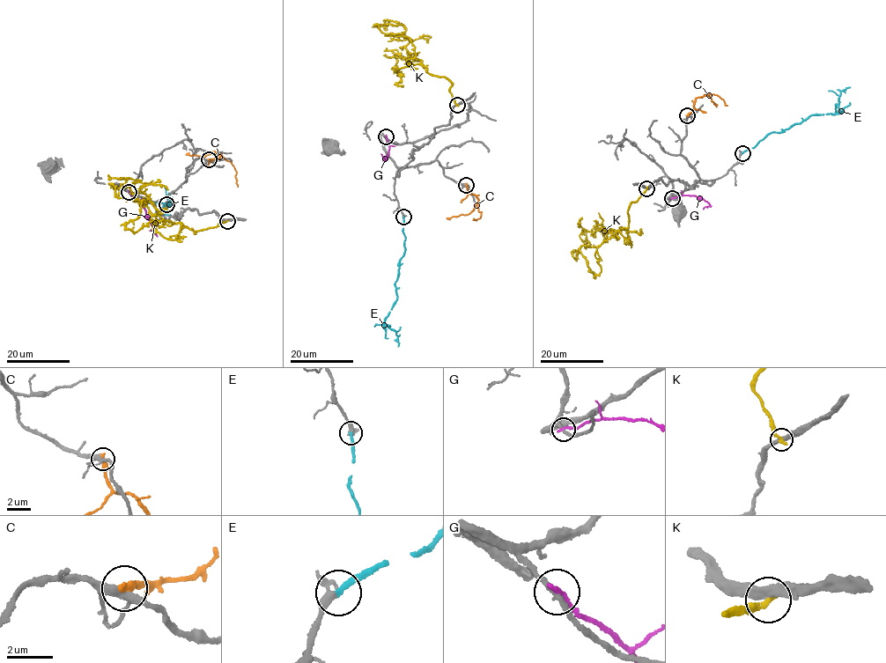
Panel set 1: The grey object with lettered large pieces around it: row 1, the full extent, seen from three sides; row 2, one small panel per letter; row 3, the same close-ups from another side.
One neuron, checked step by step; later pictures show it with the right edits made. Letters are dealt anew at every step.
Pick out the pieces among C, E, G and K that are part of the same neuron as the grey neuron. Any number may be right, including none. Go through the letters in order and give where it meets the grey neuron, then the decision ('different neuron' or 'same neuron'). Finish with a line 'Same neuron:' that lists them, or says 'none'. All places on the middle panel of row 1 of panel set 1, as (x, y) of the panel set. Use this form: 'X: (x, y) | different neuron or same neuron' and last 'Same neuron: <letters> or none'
C: (466, 185) | different neuron
E: (403, 217) | same neuron
G: (386, 136) | different neuron
K: (457, 105) | different neuron
Same neuron: E

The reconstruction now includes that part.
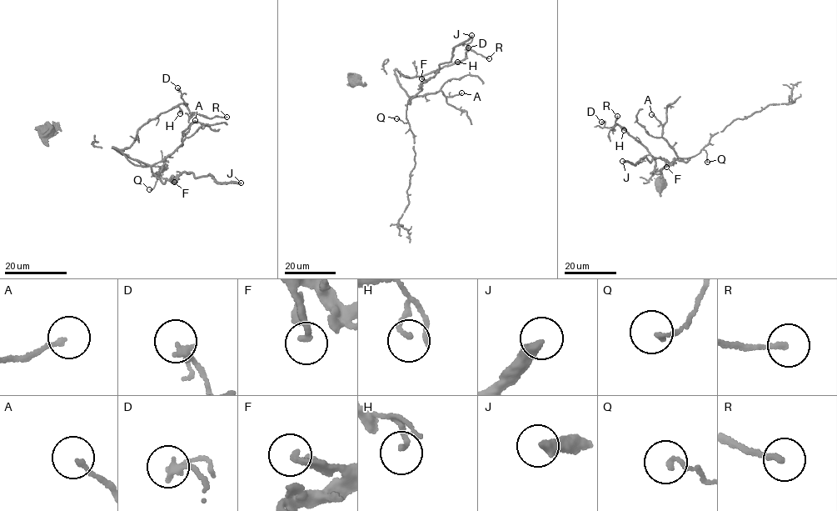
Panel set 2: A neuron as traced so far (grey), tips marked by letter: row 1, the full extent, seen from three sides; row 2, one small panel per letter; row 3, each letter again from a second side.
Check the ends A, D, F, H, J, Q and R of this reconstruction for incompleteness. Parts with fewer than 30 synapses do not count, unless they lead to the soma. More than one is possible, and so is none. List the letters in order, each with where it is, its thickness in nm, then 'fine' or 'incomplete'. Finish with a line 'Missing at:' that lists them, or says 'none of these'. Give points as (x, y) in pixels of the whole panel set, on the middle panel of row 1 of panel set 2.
A: at (461, 92); 130 nm thick; fine
D: at (468, 47); 170 nm thick; fine
F: at (421, 78); 280 nm thick; fine
H: at (457, 62); 130 nm thick; fine
J: at (471, 35); 360 nm thick; incomplete
Q: at (396, 118); 150 nm thick; fine
R: at (489, 58); 180 nm thick; fine
Missing at: J

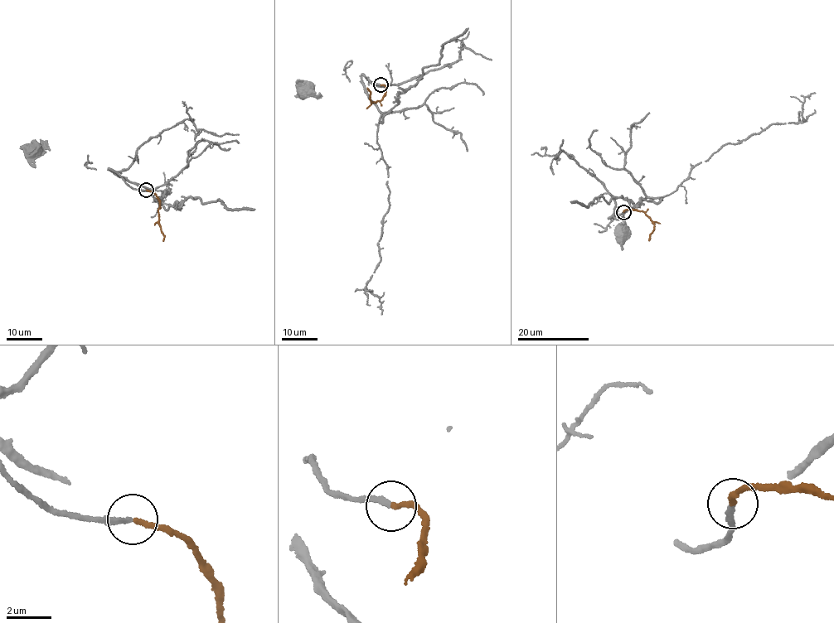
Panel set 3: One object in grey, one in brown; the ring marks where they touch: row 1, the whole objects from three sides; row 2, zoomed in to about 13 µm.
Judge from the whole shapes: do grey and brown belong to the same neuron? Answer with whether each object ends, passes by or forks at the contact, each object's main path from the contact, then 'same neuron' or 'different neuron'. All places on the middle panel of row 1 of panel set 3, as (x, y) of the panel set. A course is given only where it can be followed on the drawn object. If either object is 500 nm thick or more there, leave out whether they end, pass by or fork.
grey ends | brown ends | grey via (380, 84), (370, 82), (349, 60), (345, 74), (318, 95), (306, 92) | brown via (380, 84), (385, 87), (385, 94), (375, 102), (369, 99), (370, 93), (367, 88) | same neuron

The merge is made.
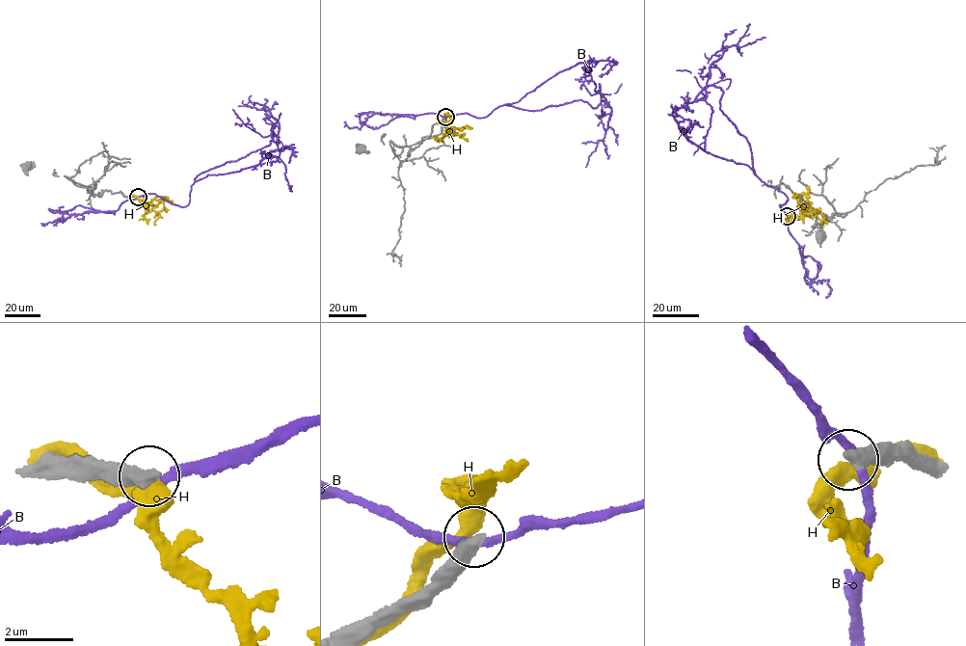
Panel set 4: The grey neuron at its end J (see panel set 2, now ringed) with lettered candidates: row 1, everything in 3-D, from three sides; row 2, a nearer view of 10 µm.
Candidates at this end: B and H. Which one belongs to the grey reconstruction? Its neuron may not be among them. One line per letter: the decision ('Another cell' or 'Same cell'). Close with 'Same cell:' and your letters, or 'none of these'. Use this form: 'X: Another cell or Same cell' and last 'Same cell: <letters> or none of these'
B: Another cell
H: Another cell
Same cell: none of these

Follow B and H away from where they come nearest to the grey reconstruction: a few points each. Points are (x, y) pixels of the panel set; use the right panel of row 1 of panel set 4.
B: (788, 216), (723, 92), (695, 100), (726, 47), (765, 37)
H: (788, 216), (790, 223), (792, 217), (800, 216), (800, 210), (805, 208), (820, 209), (819, 213), (826, 224)

